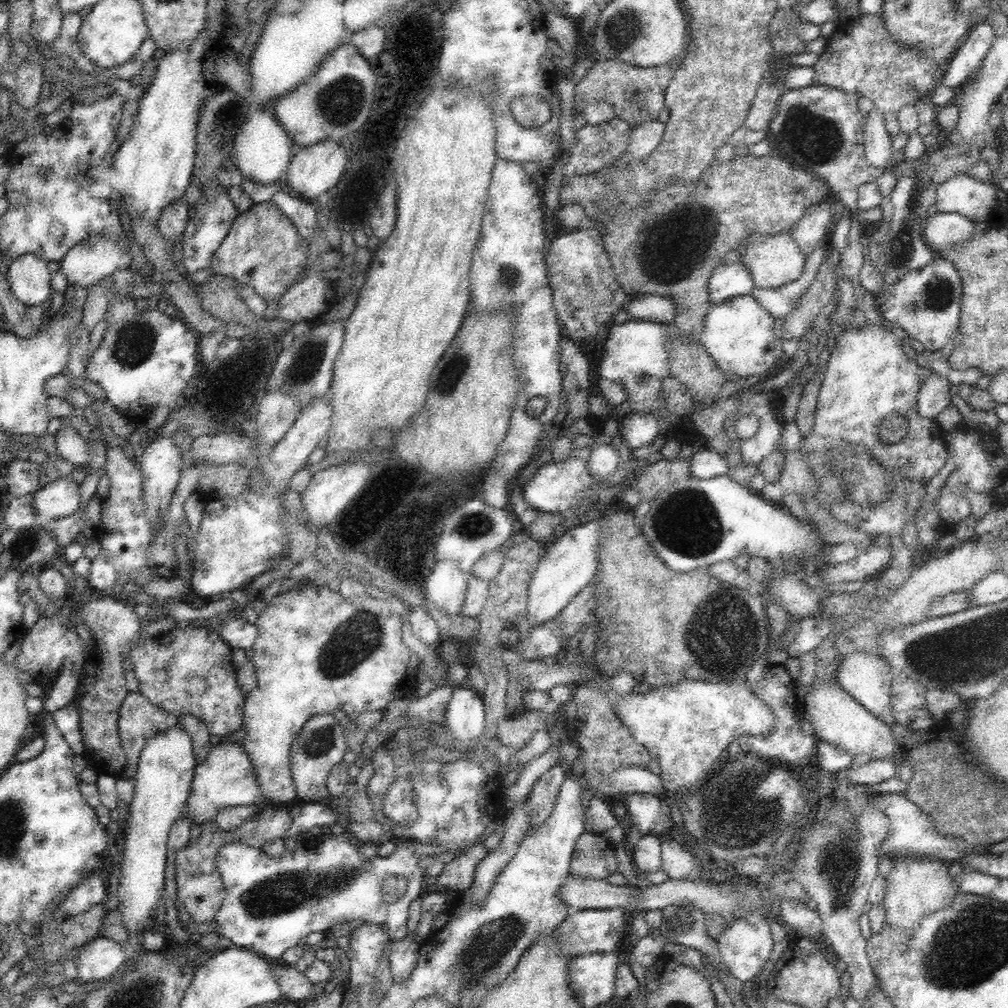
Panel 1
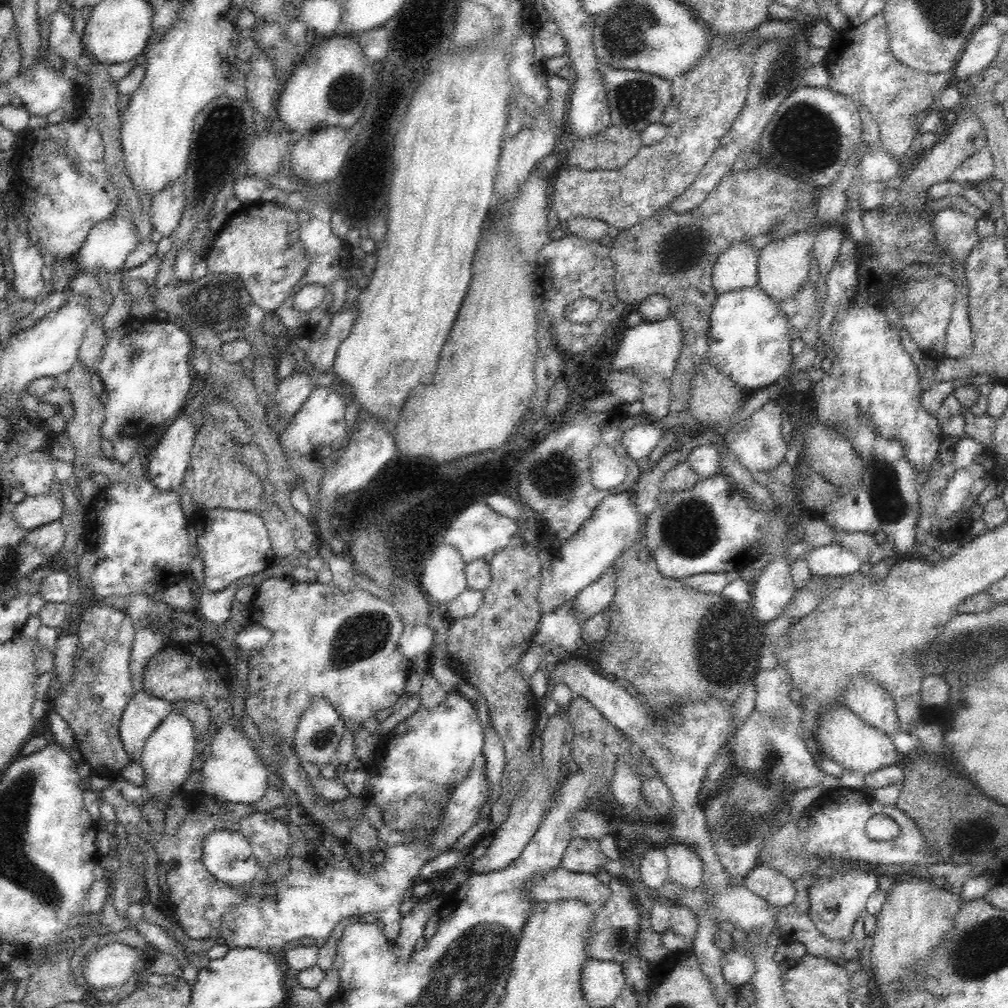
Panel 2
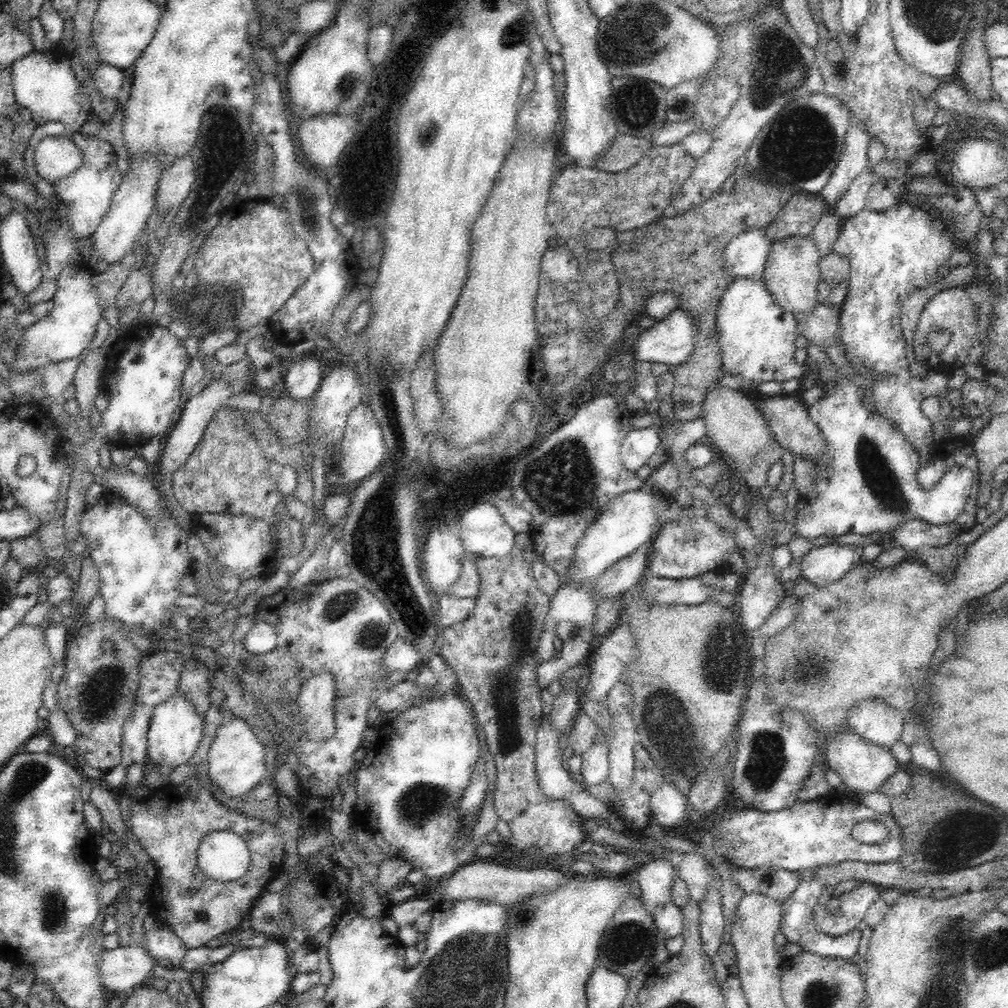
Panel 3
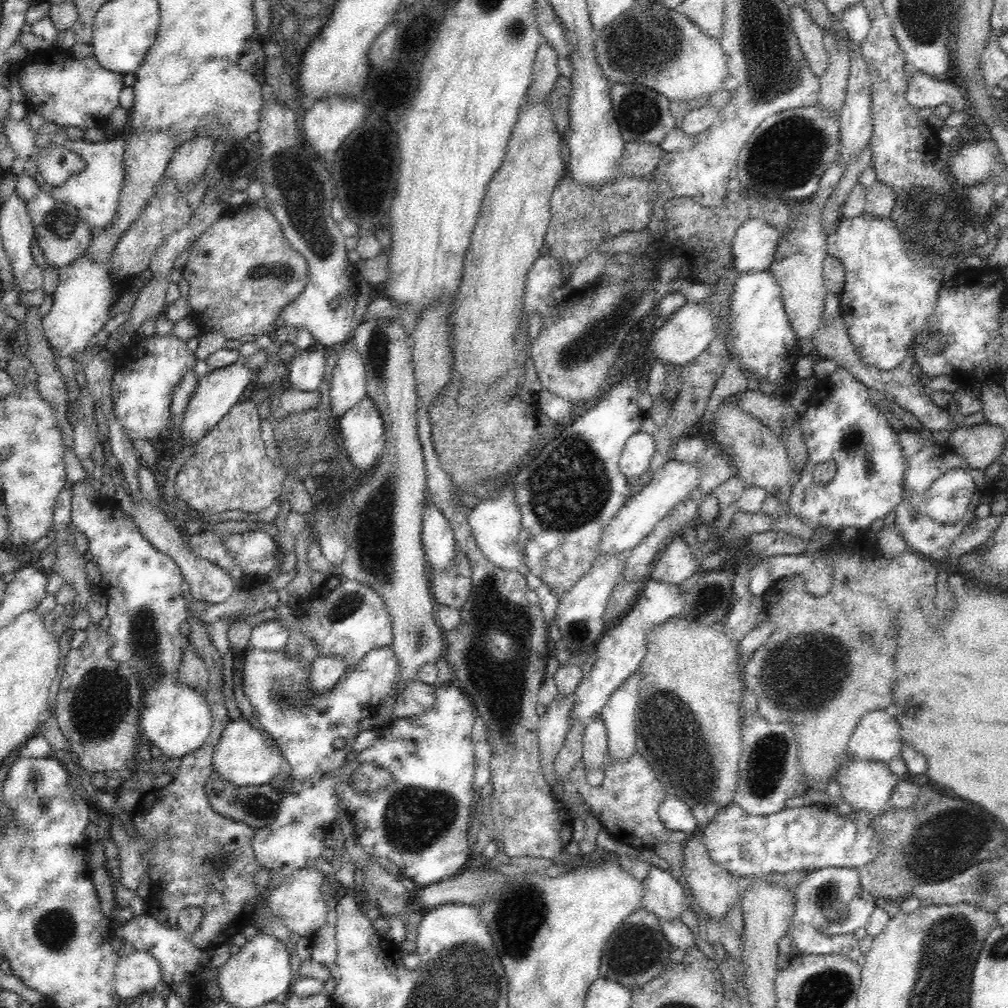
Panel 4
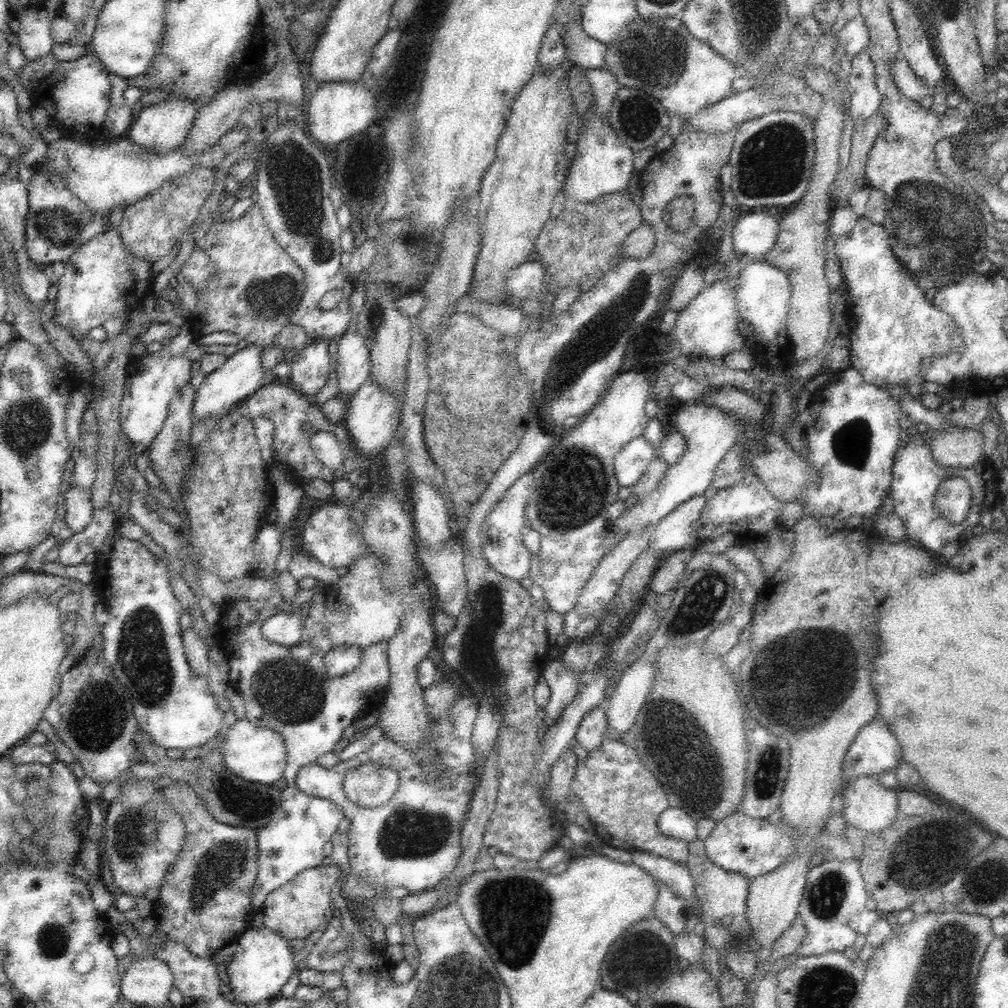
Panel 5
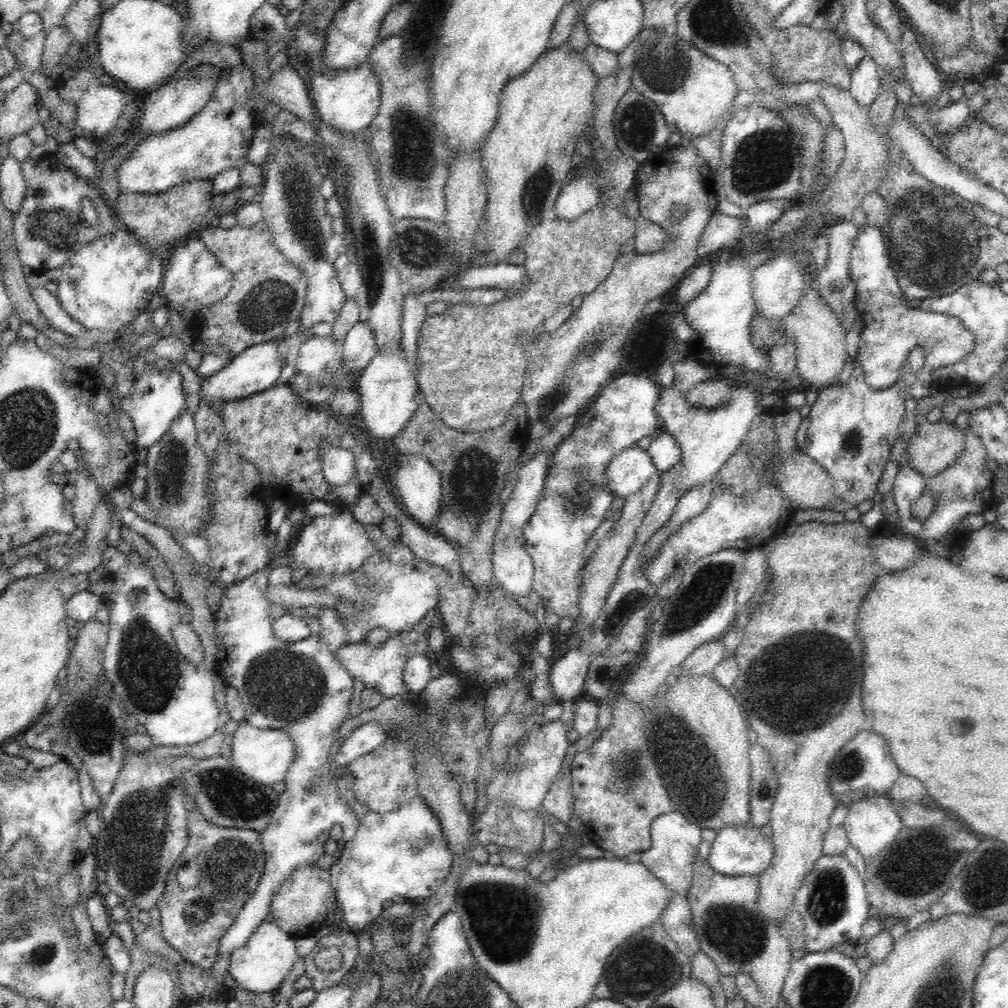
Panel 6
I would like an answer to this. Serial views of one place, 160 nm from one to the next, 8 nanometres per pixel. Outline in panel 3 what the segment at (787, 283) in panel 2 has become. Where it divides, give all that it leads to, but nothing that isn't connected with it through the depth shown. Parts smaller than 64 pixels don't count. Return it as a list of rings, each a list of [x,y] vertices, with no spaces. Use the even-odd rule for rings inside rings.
[[[788,236],[771,243],[762,279],[768,291],[772,293],[774,301],[795,317],[810,312],[819,303],[816,296],[818,296],[818,282],[821,278],[820,259],[818,247],[811,236]]]

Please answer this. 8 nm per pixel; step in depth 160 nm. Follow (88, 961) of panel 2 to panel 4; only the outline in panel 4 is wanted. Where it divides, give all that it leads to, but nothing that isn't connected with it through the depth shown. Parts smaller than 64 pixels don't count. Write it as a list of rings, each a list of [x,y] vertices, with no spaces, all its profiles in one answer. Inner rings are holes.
[[[134,950],[131,954],[124,957],[119,957],[116,966],[114,966],[114,990],[120,998],[133,998],[144,994],[144,992],[152,992],[163,982],[162,967],[154,956],[148,952]]]

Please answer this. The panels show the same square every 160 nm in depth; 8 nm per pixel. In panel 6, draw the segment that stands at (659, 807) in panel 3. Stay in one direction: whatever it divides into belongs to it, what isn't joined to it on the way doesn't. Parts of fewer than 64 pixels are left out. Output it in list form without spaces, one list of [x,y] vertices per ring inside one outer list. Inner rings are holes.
[[[670,810],[654,819],[650,834],[652,844],[642,852],[641,864],[662,880],[674,895],[686,895],[692,885],[693,863],[700,844],[701,828],[688,822],[681,812]]]

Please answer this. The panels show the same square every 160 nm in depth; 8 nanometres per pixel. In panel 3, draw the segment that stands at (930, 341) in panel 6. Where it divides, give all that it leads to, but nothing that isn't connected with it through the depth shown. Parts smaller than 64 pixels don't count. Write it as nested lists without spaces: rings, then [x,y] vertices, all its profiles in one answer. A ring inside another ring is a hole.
[[[903,199],[899,204],[888,210],[876,212],[864,207],[856,216],[845,219],[840,234],[837,236],[833,251],[848,258],[850,263],[850,276],[848,280],[848,294],[841,304],[838,316],[838,334],[850,362],[861,364],[864,372],[872,380],[872,393],[874,410],[888,418],[897,429],[906,437],[916,451],[926,450],[928,445],[935,446],[932,440],[933,429],[930,419],[922,413],[922,402],[930,396],[939,396],[946,389],[946,376],[940,373],[929,373],[926,377],[916,377],[909,371],[906,361],[906,343],[900,329],[900,308],[902,301],[914,290],[924,289],[937,282],[938,268],[946,265],[952,251],[957,244],[950,233],[942,232],[933,227],[926,207]]]

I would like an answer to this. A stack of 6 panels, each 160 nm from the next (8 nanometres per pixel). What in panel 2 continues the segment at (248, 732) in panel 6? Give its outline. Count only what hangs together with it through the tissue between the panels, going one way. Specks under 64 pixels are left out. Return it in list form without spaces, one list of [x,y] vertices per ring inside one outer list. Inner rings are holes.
[[[230,719],[224,723],[214,738],[210,740],[207,750],[210,756],[203,761],[203,766],[198,772],[200,781],[194,789],[200,790],[212,798],[221,799],[226,802],[242,802],[244,804],[256,804],[264,796],[268,786],[268,774],[270,770],[262,763],[256,748],[248,743],[249,738],[242,729]]]

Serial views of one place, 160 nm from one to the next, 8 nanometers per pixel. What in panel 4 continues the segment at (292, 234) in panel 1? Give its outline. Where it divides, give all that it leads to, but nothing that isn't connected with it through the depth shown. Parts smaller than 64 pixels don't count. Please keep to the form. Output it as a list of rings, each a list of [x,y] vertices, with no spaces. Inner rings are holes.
[[[247,201],[240,206],[228,206],[225,208],[221,216],[215,223],[210,225],[196,240],[191,248],[186,264],[183,266],[183,278],[188,281],[189,284],[189,295],[188,295],[188,306],[192,308],[191,314],[197,312],[199,314],[199,322],[209,322],[210,329],[221,330],[224,336],[228,339],[234,340],[245,340],[252,339],[253,336],[258,334],[268,335],[274,328],[274,322],[276,318],[280,316],[283,308],[292,302],[302,292],[303,288],[309,279],[309,266],[307,260],[299,253],[296,252],[292,245],[285,240],[284,233],[282,232],[280,223],[276,220],[276,217],[270,212],[266,206],[258,207],[254,202]]]

